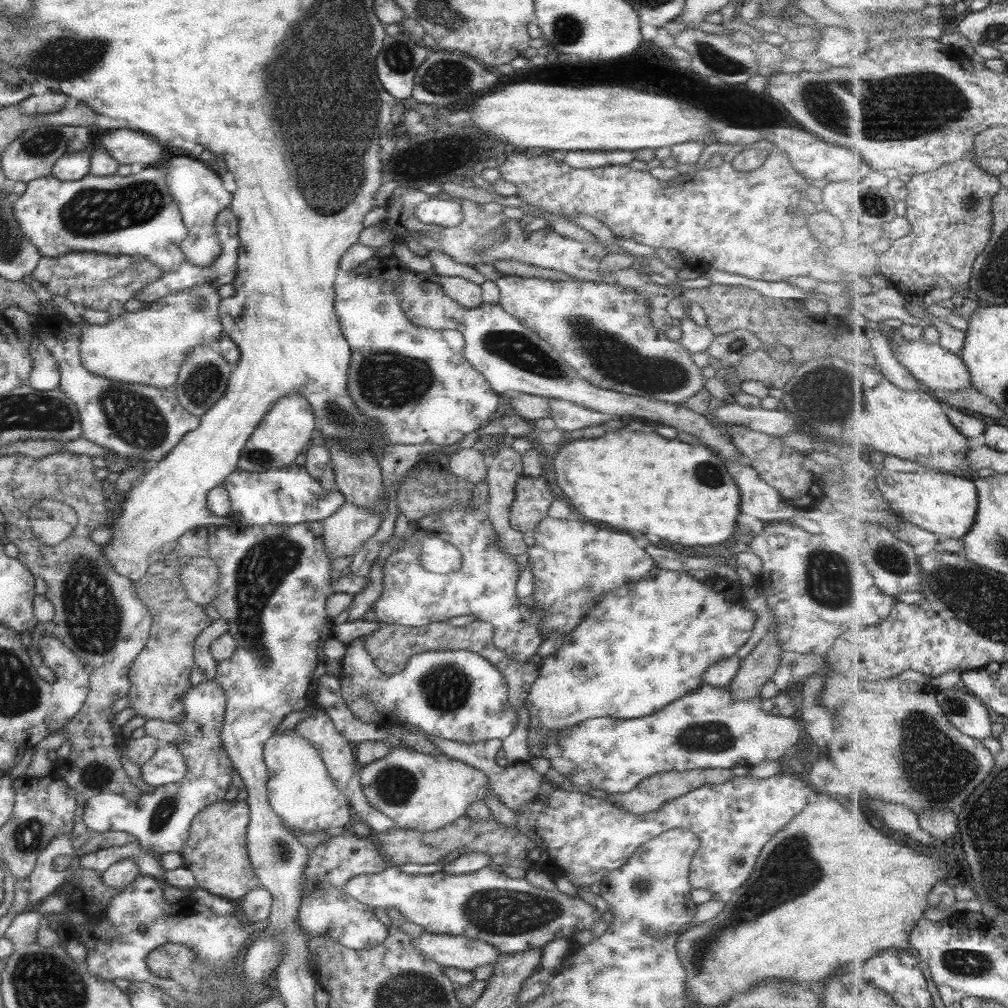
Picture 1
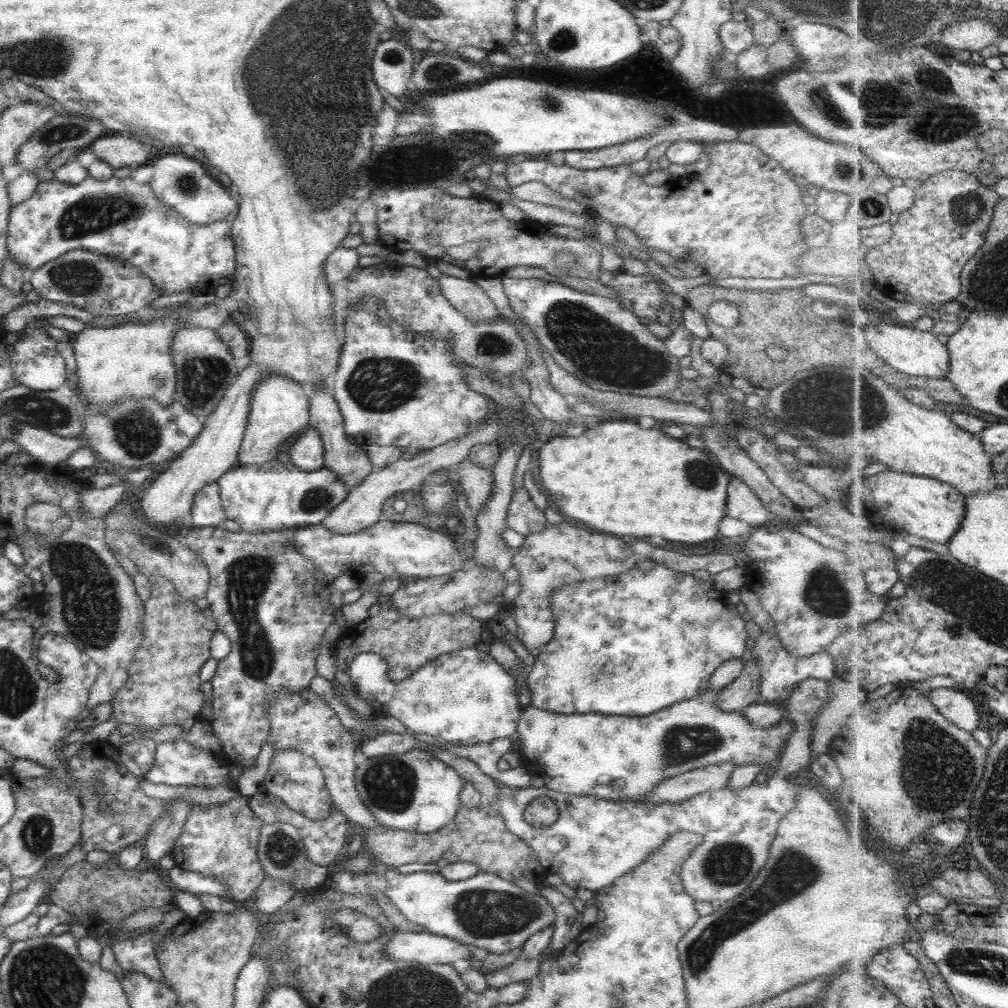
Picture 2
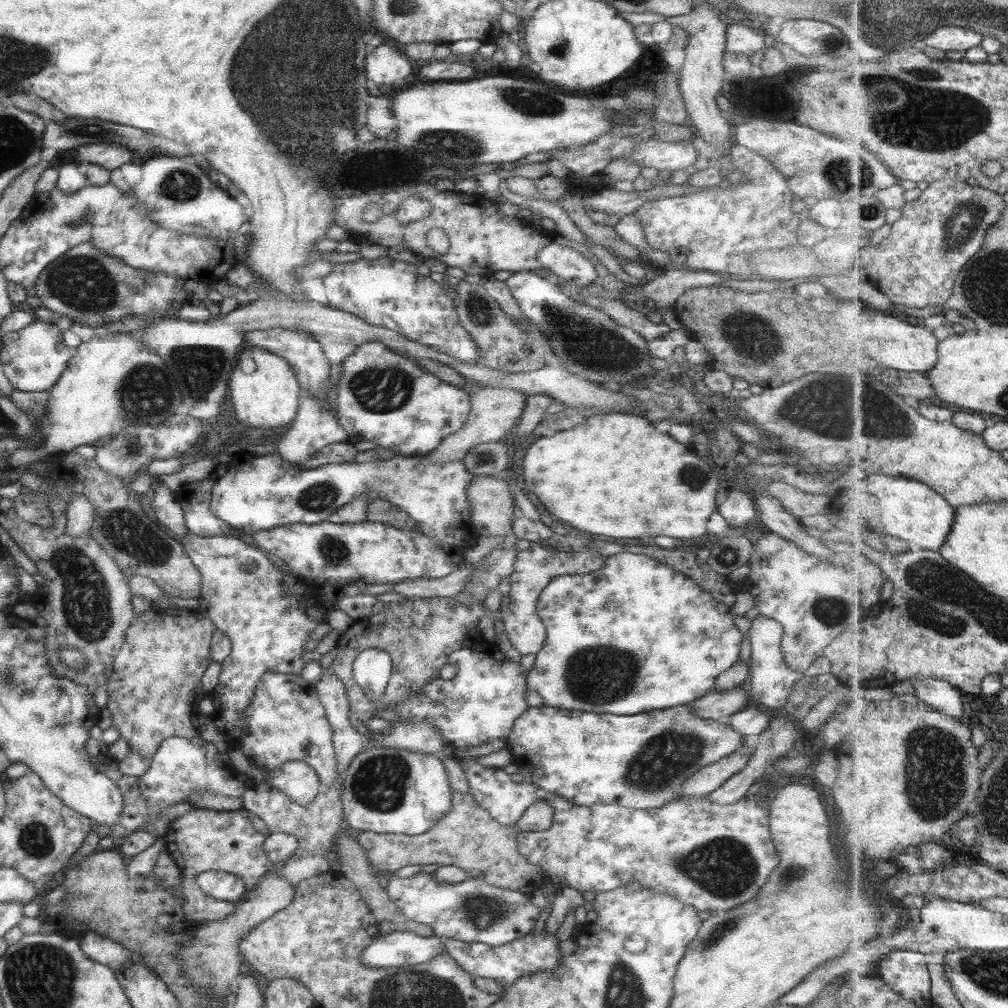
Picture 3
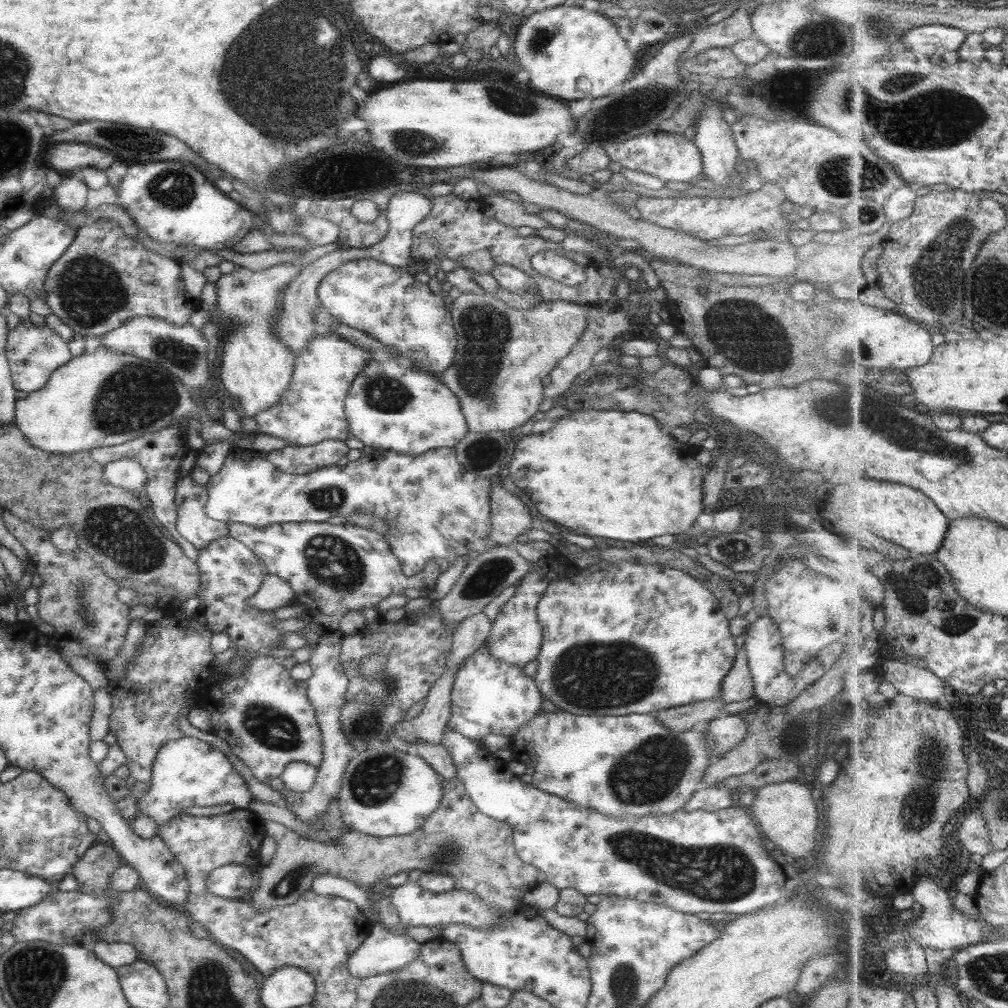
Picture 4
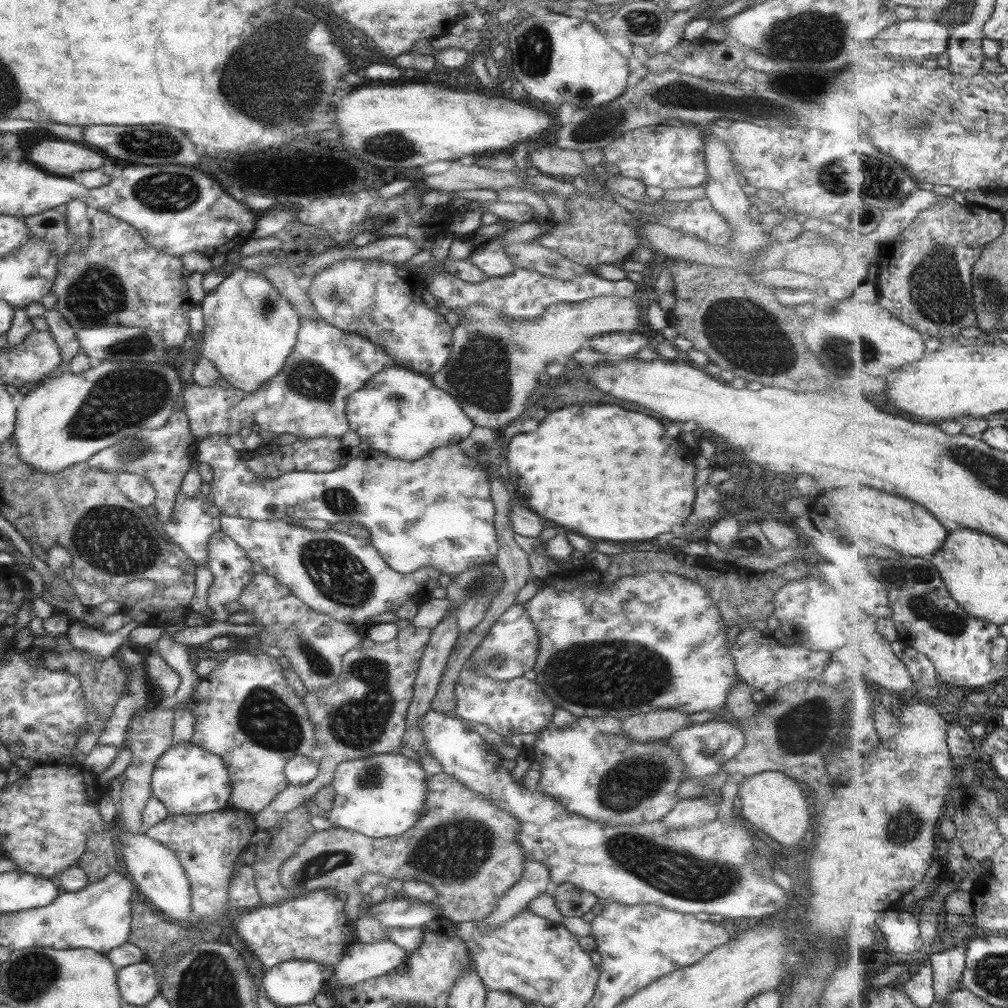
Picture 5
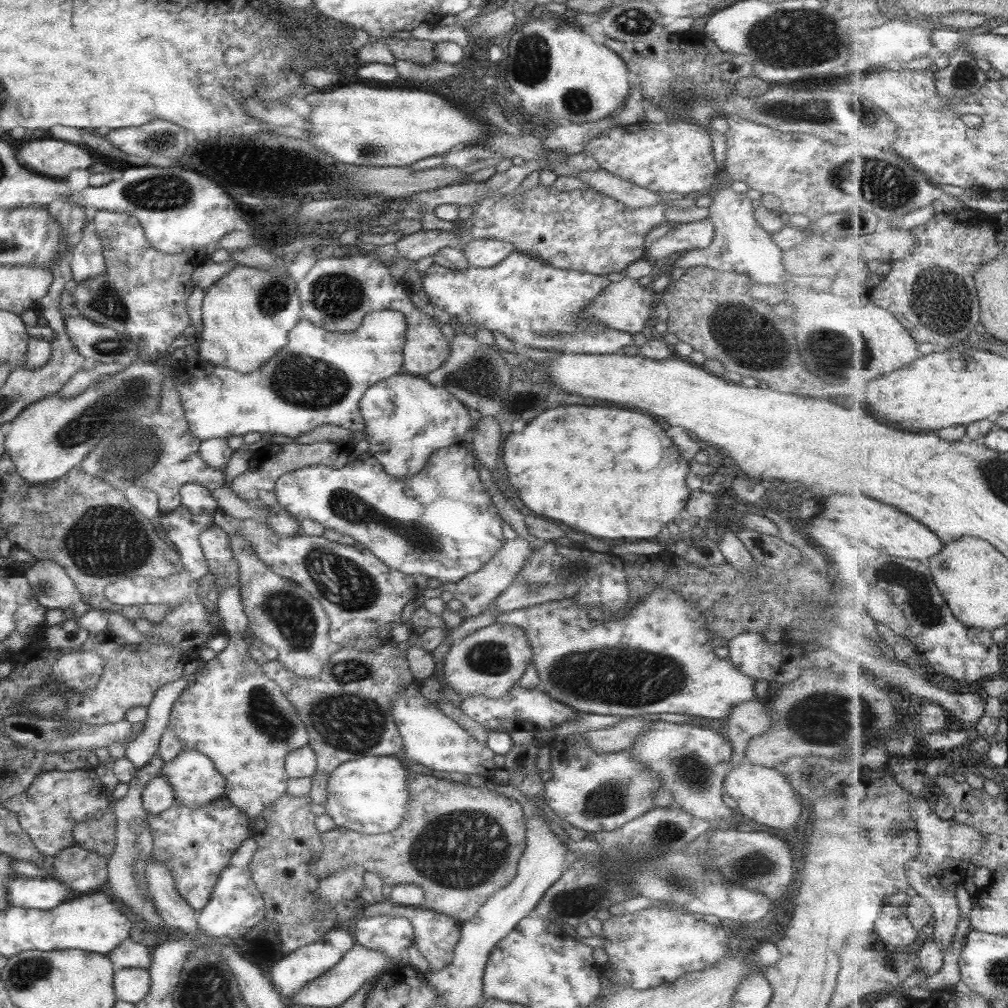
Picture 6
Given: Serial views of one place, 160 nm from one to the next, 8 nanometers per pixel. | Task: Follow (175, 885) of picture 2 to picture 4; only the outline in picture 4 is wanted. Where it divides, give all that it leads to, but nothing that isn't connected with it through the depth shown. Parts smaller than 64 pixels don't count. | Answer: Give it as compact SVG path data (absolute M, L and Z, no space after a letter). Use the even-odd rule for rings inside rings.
M239 864L219 866L209 872L205 881L207 892L226 899L239 899L253 887L250 870Z

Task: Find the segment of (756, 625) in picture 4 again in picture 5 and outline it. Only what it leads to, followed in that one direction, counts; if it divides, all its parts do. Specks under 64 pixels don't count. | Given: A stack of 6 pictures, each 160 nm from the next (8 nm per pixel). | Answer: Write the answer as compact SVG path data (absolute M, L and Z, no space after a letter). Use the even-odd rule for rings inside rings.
M751 627L740 630L733 639L730 654L735 674L753 691L761 690L767 697L796 680L816 677L833 658L830 654L815 652L795 644L785 648L776 642L772 644L766 633Z

